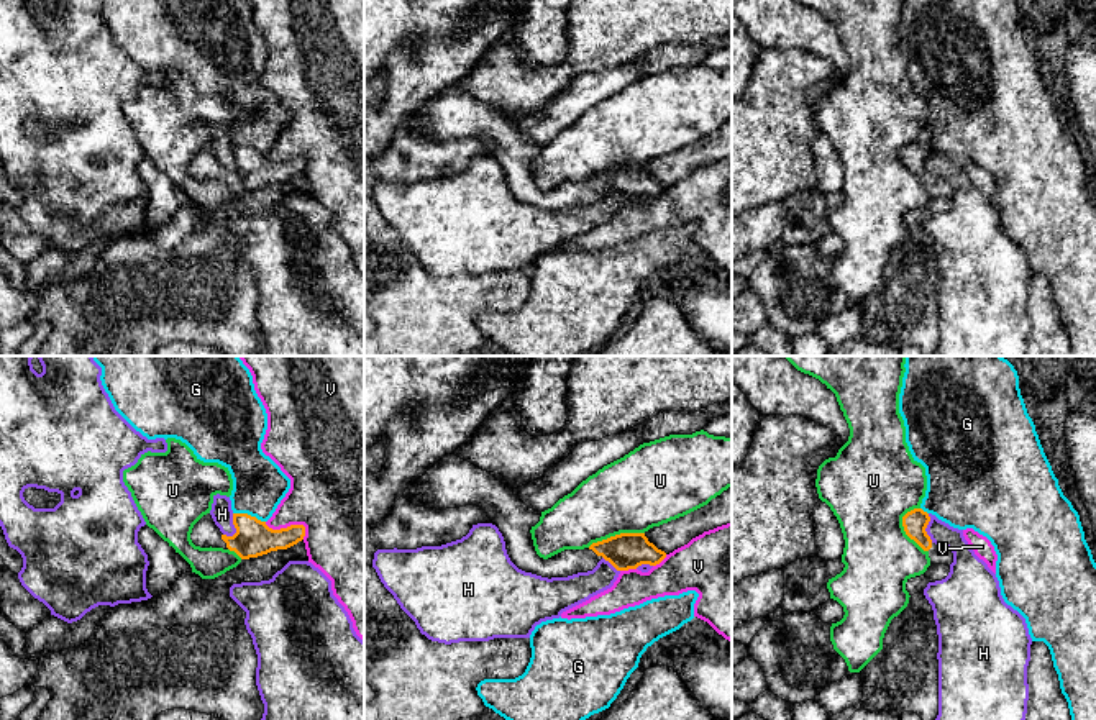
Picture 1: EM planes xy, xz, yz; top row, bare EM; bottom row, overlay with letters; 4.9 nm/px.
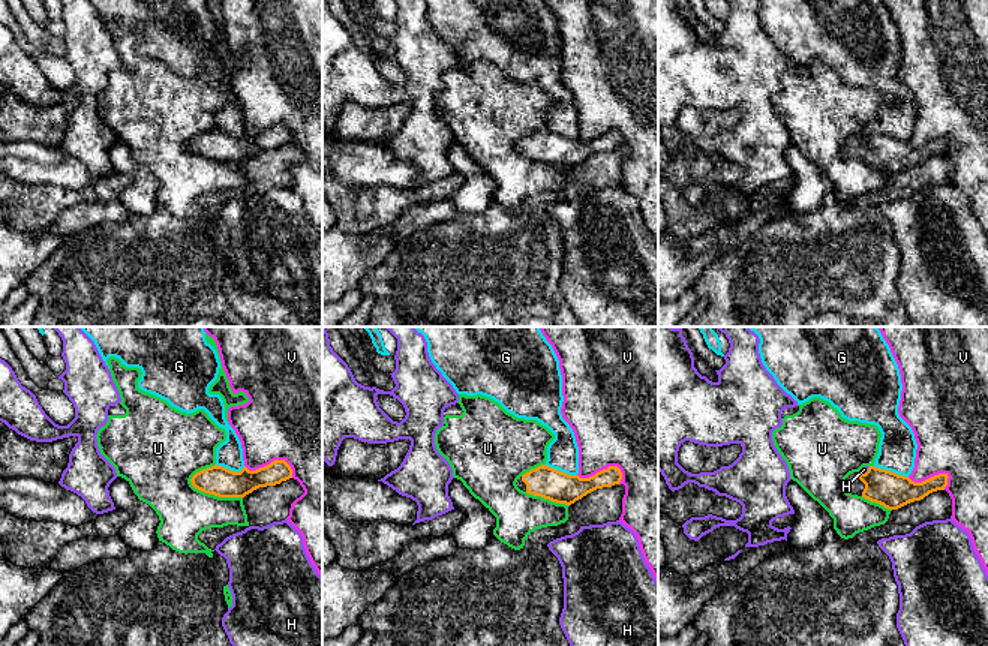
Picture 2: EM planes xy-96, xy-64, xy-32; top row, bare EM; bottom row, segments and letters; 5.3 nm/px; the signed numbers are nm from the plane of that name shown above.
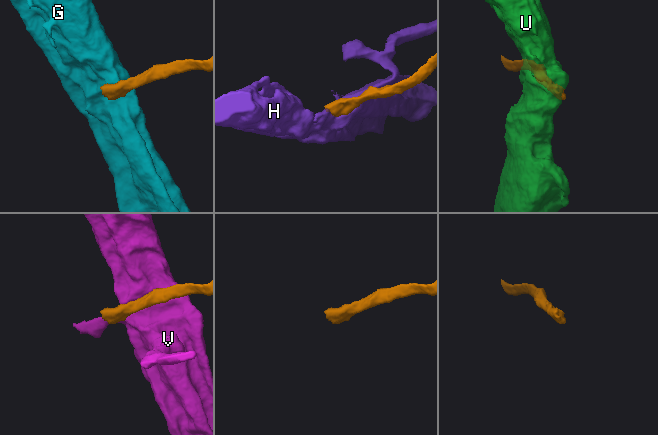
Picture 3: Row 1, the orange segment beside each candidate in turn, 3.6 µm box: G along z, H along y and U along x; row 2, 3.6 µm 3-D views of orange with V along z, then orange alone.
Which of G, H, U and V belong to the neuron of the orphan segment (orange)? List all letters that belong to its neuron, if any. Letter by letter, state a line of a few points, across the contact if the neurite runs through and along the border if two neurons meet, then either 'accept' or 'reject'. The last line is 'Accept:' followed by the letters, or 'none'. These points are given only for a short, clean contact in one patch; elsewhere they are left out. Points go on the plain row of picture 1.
G: xy (233, 145), (246, 145), (264, 154) | reject
H: xy (233, 146), (235, 164), (227, 169) | reject
U: reject
V: reject
Accept: none

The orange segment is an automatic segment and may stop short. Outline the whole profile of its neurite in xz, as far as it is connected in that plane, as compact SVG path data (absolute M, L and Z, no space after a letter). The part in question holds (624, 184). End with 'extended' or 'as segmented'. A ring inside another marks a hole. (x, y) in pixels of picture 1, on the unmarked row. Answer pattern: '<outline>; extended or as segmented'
M453 85L418 112L417 128L407 133L423 134L436 143L482 139L502 166L510 194L525 205L548 212L592 203L602 190L617 203L656 198L666 190L645 166L620 166L589 180L564 182L543 192L537 187L530 166L541 144L527 139L505 116Z; extended

